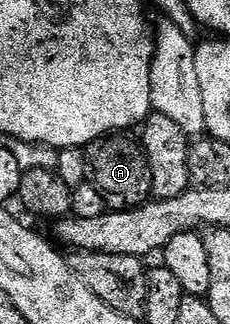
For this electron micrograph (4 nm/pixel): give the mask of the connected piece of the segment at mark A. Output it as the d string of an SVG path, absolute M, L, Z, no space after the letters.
M114 132L104 138L97 138L84 147L87 172L85 181L105 197L105 205L110 211L127 210L150 201L153 193L151 168L140 141L133 142L121 132Z

